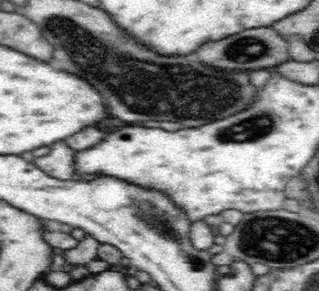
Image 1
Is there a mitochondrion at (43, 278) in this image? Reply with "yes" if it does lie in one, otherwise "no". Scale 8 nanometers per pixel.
no

